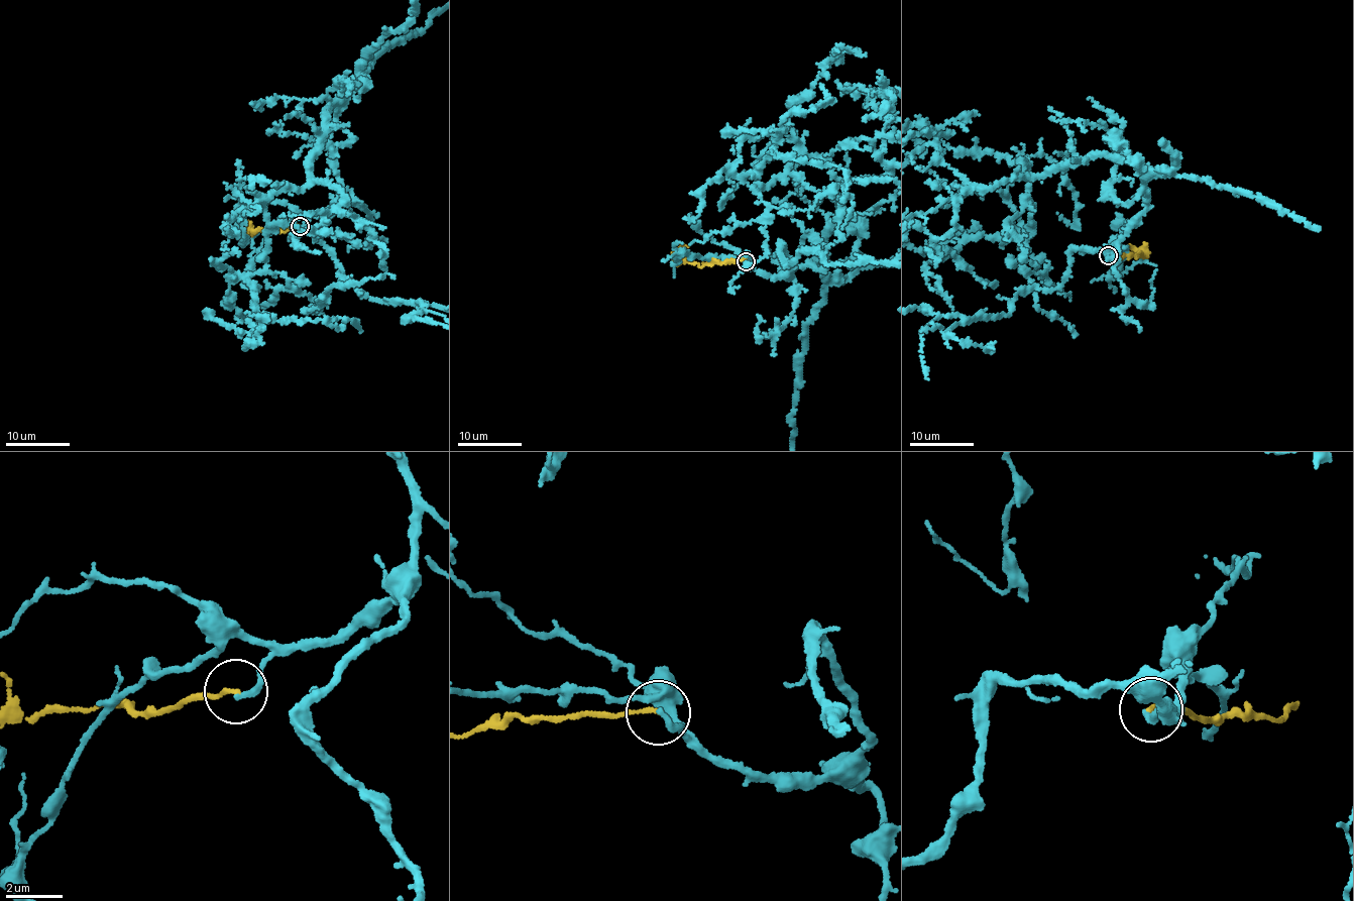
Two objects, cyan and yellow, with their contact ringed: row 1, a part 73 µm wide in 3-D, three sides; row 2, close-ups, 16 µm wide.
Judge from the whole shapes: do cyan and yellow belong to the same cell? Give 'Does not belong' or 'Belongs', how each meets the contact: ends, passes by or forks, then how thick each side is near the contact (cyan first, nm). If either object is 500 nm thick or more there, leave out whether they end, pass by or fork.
Does not belong. At the ring cyan ends. At the ring yellow ends. Thickness 200 nm (cyan) against 160 nm

